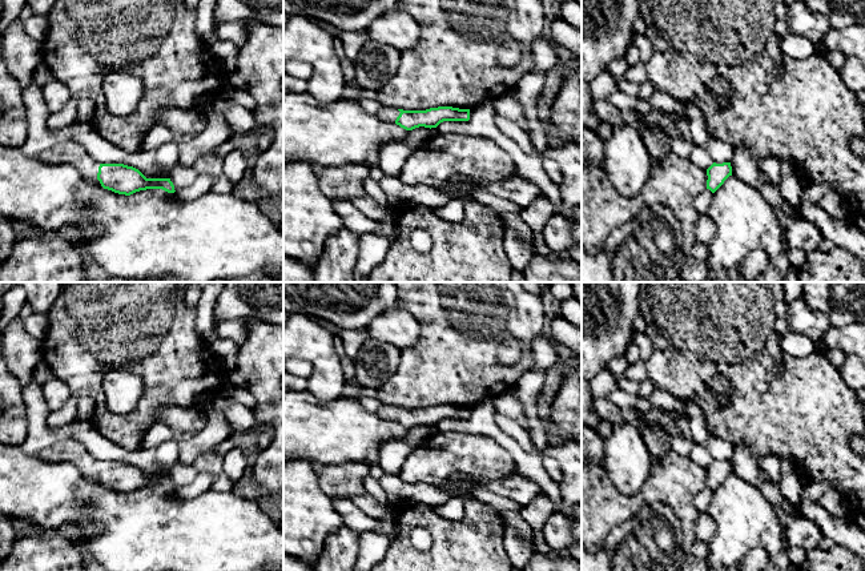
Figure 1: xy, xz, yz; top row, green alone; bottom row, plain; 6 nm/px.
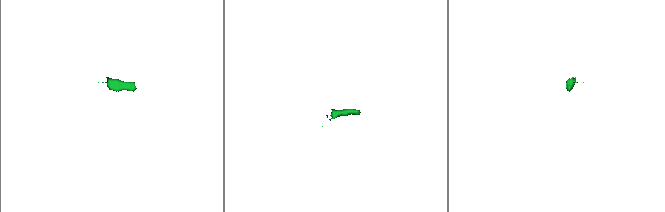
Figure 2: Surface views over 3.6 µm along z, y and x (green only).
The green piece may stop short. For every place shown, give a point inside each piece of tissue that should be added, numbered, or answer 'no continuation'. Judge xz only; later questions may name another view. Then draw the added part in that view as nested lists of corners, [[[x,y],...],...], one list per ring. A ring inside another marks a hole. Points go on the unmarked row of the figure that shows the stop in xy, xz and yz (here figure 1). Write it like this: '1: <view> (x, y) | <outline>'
1: xz (386, 411) | [[[382,405],[377,414],[387,421],[395,421],[397,415],[399,414],[399,409],[390,405]]]

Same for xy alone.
1: xy (72, 451) | [[[76,439],[59,441],[43,449],[37,457],[44,462],[67,462],[75,465],[84,476],[100,482],[97,478],[100,461],[93,458],[85,446]]]

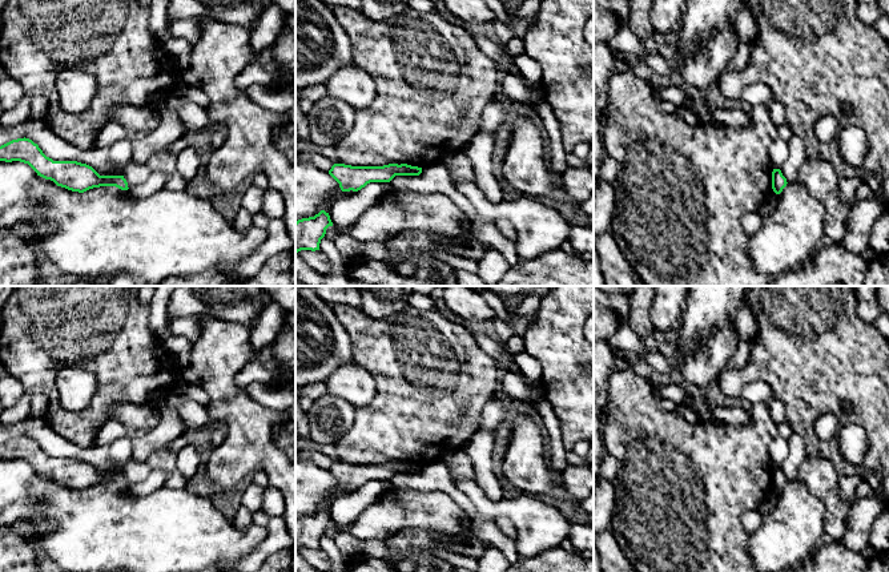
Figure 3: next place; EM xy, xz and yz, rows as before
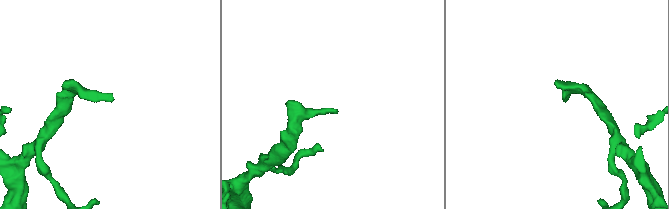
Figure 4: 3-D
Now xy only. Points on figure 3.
no continuation

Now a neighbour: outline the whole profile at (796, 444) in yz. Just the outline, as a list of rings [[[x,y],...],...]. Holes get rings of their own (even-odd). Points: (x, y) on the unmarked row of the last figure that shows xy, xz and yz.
[[[793,434],[788,439],[788,448],[789,448],[789,454],[780,468],[783,474],[787,476],[787,480],[792,482],[799,479],[797,478],[799,468],[808,455],[805,451],[804,439],[796,434]]]

